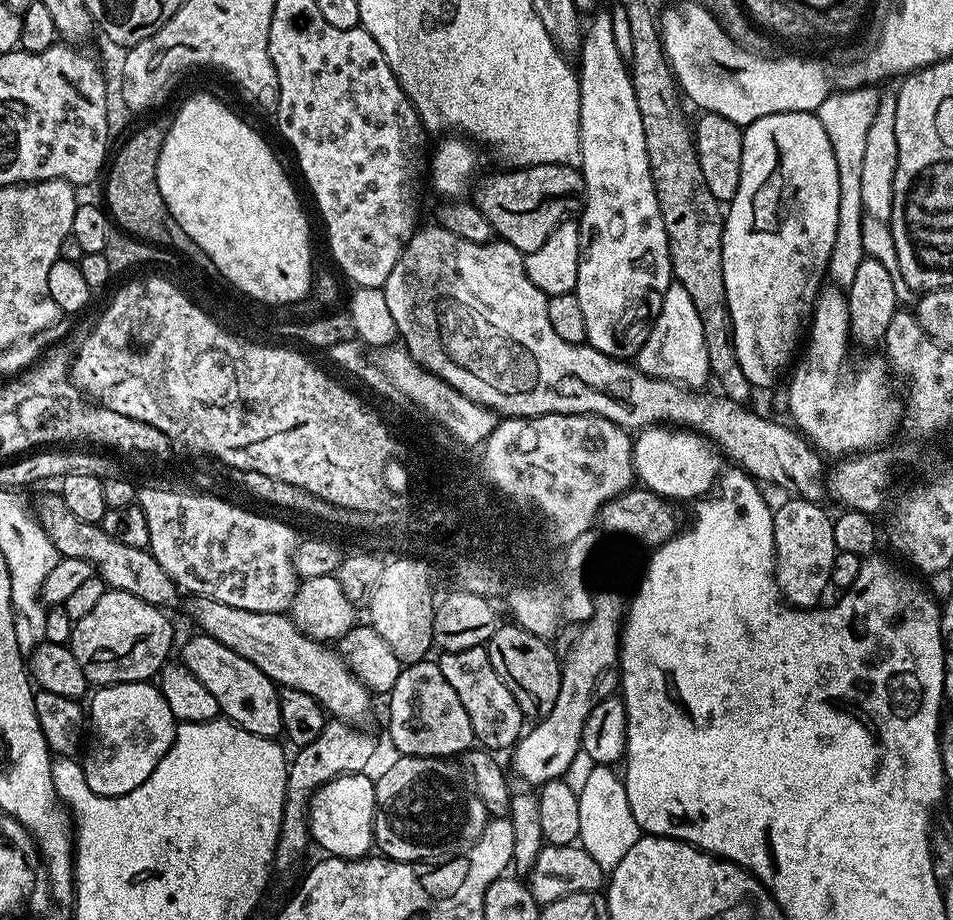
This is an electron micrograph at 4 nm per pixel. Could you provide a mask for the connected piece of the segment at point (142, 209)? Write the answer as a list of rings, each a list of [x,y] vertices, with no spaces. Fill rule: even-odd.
[[[173,111],[164,112],[156,121],[136,131],[111,159],[106,170],[105,207],[115,225],[127,234],[142,241],[160,244],[167,236],[168,215],[164,194],[158,190],[157,160],[161,153],[162,142],[168,129],[173,125]]]

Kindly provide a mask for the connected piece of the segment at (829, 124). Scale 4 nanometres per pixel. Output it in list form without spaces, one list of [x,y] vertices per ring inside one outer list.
[[[865,86],[862,88],[845,88],[837,90],[829,94],[828,97],[822,102],[822,106],[816,109],[816,117],[822,122],[822,130],[826,130],[826,138],[830,138],[830,150],[834,150],[834,162],[838,166],[838,230],[834,234],[834,250],[830,250],[830,262],[828,263],[828,271],[826,273],[827,279],[831,281],[835,287],[841,290],[847,290],[848,287],[854,282],[854,273],[858,270],[858,266],[864,260],[864,247],[862,246],[862,222],[866,215],[863,208],[862,195],[861,195],[861,171],[862,171],[862,158],[865,157],[866,138],[869,136],[870,126],[874,123],[875,112],[879,108],[880,92],[875,87]]]

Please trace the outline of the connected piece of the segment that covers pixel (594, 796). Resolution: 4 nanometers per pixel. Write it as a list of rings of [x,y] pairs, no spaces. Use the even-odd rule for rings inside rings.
[[[612,766],[589,767],[588,777],[584,785],[579,785],[578,819],[580,822],[580,847],[598,862],[598,866],[611,870],[626,858],[630,846],[641,838],[640,827],[634,818],[634,810],[630,810],[630,798],[626,798],[626,786],[619,771]]]

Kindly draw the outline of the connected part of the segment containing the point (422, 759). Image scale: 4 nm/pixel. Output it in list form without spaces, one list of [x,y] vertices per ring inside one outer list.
[[[400,756],[396,761],[385,770],[381,776],[375,777],[376,782],[376,817],[374,818],[374,826],[372,827],[372,838],[375,847],[378,849],[379,855],[390,860],[406,860],[409,862],[443,862],[451,860],[454,856],[462,856],[467,852],[470,846],[474,846],[474,842],[478,842],[478,838],[482,834],[482,830],[487,826],[490,819],[486,806],[482,802],[482,798],[477,794],[475,788],[466,779],[459,763],[453,762],[448,758],[437,758],[435,756]]]

